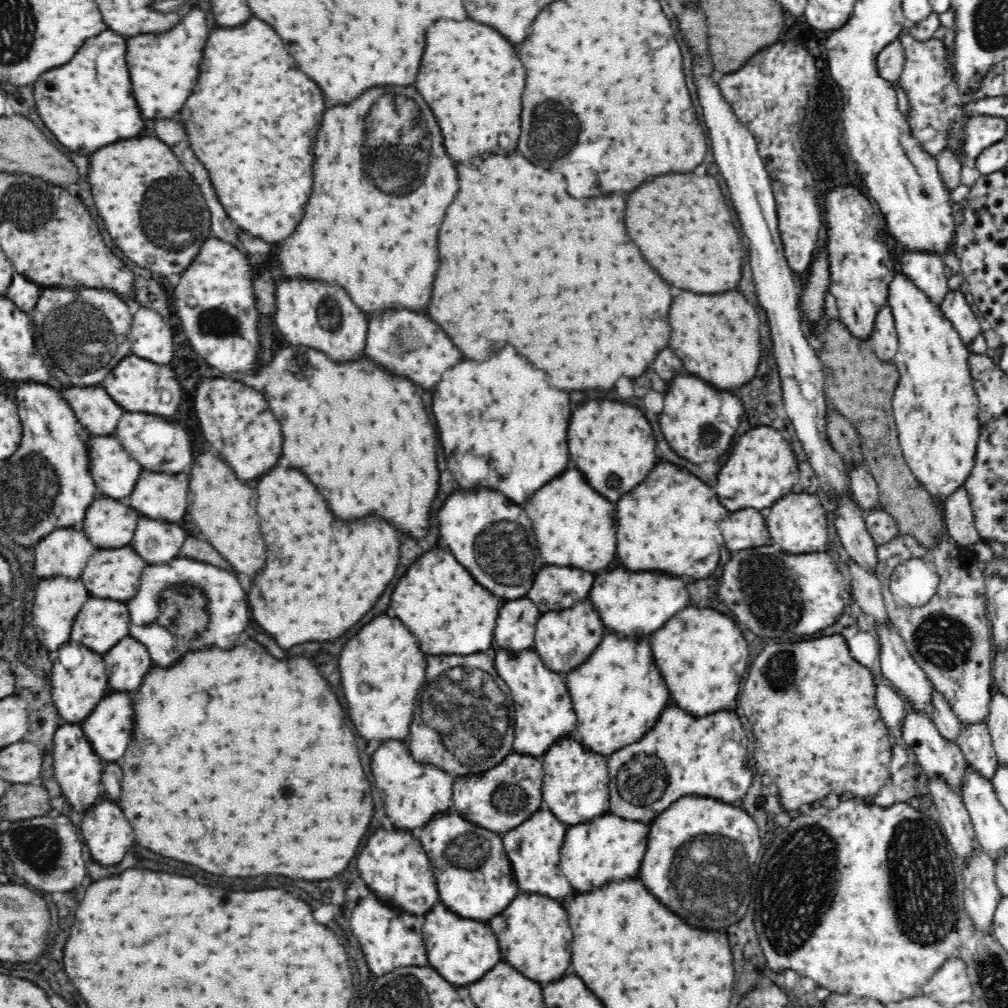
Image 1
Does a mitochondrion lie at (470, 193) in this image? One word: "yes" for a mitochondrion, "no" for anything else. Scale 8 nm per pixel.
no

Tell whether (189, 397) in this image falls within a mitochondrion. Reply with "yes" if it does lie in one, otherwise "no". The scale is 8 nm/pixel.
no

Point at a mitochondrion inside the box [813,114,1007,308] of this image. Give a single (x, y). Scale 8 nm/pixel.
(947, 129)

